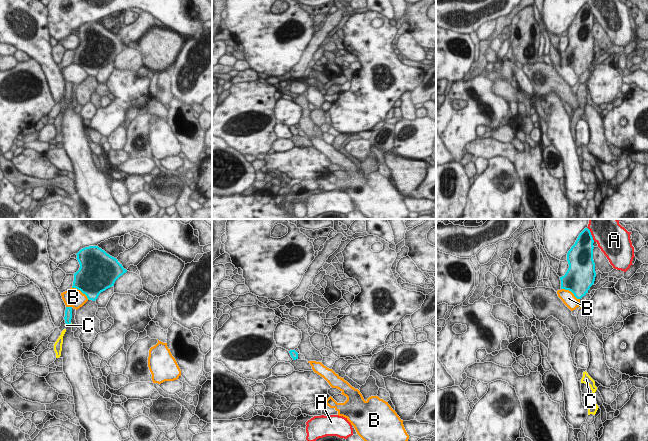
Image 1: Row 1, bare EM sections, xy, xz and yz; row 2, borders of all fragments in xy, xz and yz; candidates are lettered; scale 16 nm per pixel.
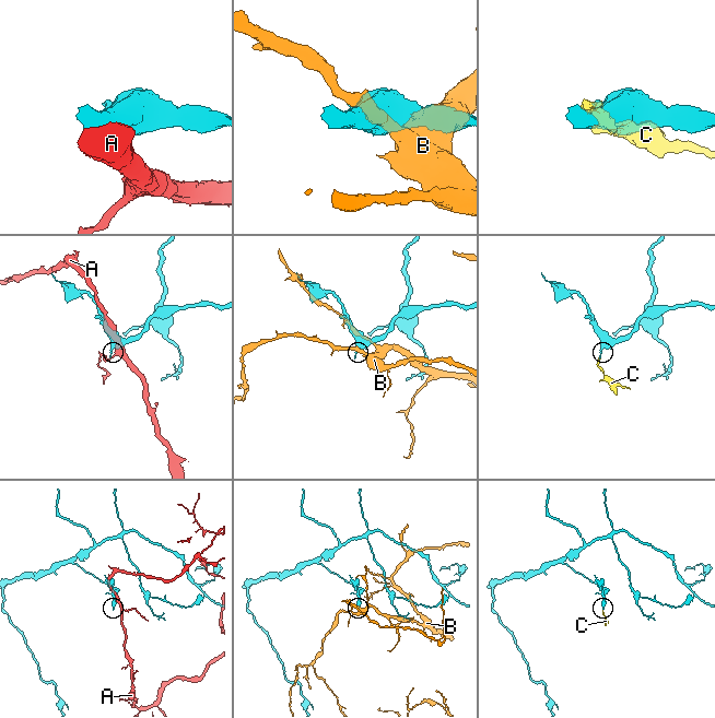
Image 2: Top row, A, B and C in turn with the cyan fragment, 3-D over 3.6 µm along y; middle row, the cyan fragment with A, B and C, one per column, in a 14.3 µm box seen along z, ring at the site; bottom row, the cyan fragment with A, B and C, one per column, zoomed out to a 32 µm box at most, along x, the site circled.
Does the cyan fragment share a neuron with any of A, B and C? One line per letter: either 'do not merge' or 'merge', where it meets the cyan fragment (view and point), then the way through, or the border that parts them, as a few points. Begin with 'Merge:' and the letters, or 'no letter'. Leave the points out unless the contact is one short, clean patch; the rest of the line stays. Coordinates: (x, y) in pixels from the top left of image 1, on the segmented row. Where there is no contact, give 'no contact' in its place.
Merge: C
A: do not merge; contact yz (590, 234)
B: do not merge; contact yz (570, 290)
C: merge; contact xy (68, 324); way xy (68, 312), (68, 324), (66, 325)

